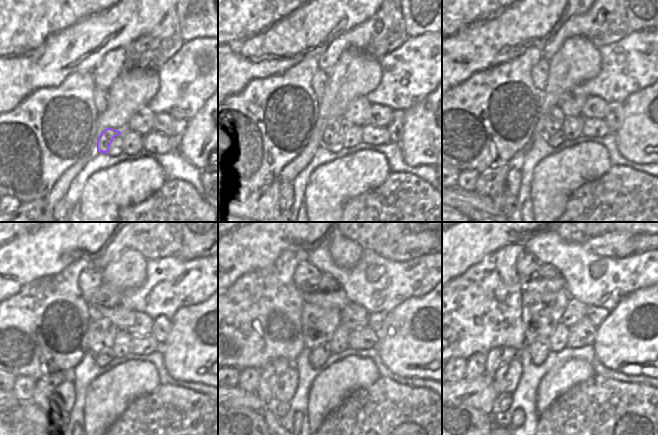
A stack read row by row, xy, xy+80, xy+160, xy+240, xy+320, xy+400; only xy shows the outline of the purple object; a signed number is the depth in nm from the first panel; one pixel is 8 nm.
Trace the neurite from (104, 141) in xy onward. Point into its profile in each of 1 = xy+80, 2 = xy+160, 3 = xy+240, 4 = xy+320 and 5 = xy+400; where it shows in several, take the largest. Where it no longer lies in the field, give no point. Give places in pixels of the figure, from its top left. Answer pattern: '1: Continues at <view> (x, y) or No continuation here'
1: Continues at xy+80 (333, 126)
2: Continues at xy+160 (553, 120)
3: Continues at xy+240 (101, 333)
4: Continues at xy+320 (319, 324)
5: Continues at xy+400 (542, 309).

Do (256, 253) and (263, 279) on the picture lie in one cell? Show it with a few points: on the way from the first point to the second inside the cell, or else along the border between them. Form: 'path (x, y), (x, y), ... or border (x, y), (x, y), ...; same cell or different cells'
border (280, 256), (269, 265), (248, 271), (238, 278); different cells

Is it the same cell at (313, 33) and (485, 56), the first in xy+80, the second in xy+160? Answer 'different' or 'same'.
same

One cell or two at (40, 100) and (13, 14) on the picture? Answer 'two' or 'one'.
two

